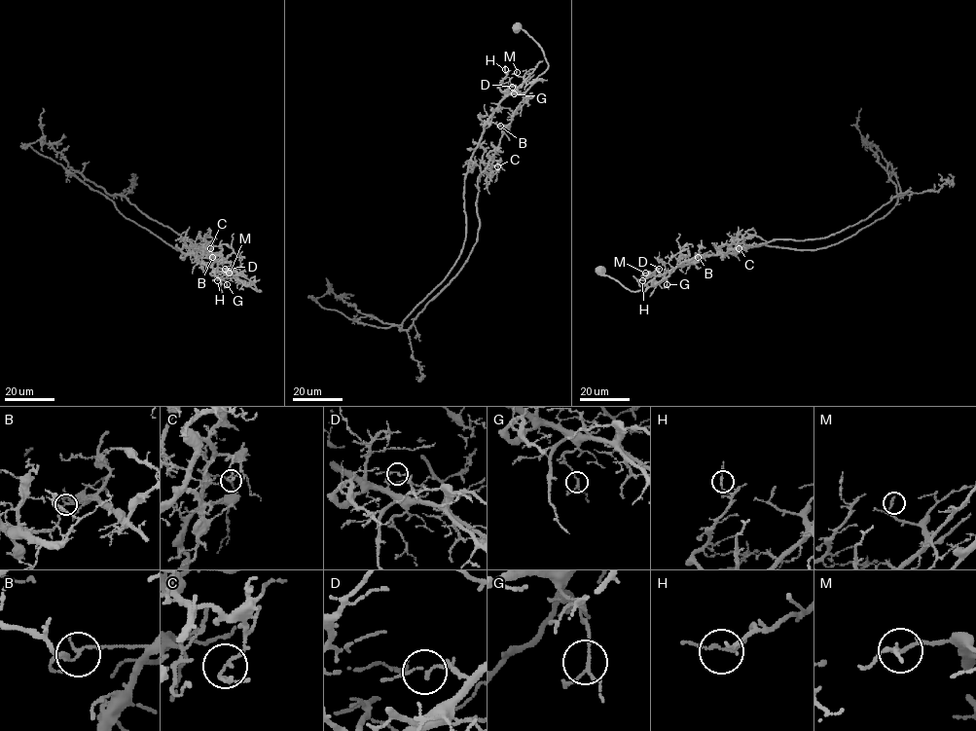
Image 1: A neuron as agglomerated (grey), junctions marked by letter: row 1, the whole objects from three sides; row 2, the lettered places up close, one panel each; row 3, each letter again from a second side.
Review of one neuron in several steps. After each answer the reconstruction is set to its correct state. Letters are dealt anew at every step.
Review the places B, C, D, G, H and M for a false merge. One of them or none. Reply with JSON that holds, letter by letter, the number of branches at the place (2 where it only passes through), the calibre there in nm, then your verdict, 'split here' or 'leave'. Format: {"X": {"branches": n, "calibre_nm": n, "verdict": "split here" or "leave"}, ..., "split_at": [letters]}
{"B": {"branches": 3, "calibre_nm": 120, "verdict": "split here"}, "C": {"branches": 2, "calibre_nm": 130, "verdict": "leave"}, "D": {"branches": 2, "calibre_nm": 110, "verdict": "leave"}, "G": {"branches": 3, "calibre_nm": 120, "verdict": "leave"}, "H": {"branches": 2, "calibre_nm": 130, "verdict": "leave"}, "M": {"branches": 2, "calibre_nm": 130, "verdict": "leave"}, "split_at": ["B"]}

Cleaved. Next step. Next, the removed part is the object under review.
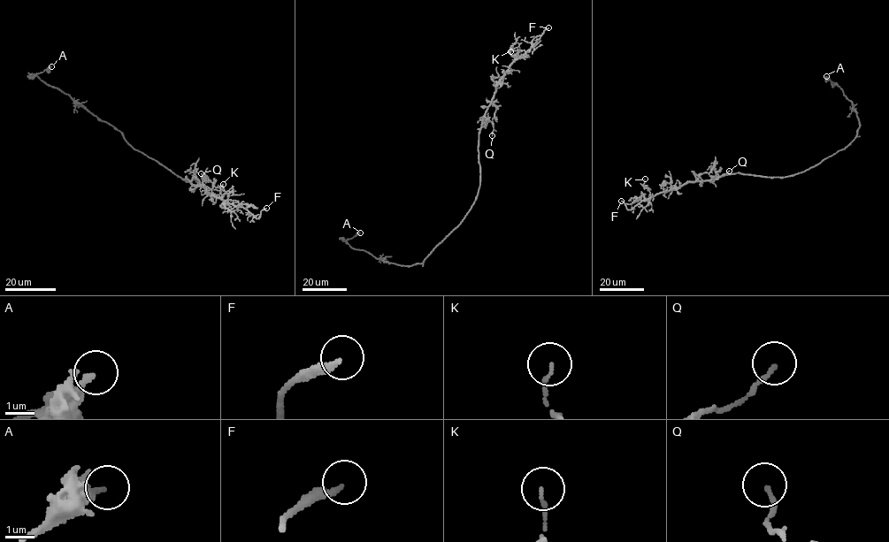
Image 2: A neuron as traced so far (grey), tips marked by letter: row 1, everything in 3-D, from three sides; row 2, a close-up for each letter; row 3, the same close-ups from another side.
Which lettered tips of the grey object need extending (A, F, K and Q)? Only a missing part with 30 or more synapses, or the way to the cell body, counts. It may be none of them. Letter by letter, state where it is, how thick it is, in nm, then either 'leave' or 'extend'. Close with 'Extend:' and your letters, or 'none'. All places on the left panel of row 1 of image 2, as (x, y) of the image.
A: at (51, 66); 240 nm thick; leave
F: at (266, 208); 240 nm thick; extend
K: at (223, 184); 110 nm thick; leave
Q: at (201, 173); 140 nm thick; leave
Extend: F

